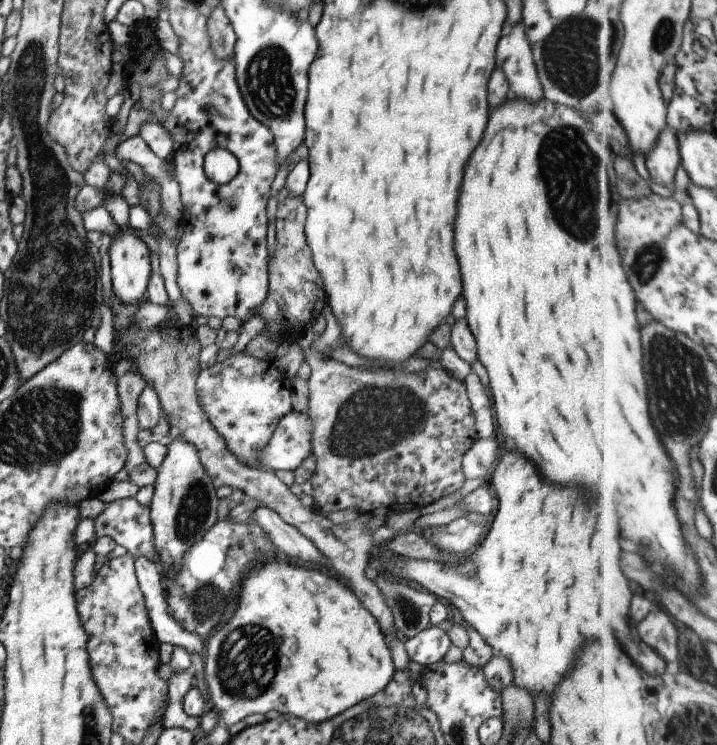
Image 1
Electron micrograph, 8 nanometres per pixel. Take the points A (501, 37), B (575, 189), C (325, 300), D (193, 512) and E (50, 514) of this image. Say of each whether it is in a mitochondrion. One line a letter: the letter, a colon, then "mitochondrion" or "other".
A: other
B: mitochondrion
C: other
D: mitochondrion
E: other

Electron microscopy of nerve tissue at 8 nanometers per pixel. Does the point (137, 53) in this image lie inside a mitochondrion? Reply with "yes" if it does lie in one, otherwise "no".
no

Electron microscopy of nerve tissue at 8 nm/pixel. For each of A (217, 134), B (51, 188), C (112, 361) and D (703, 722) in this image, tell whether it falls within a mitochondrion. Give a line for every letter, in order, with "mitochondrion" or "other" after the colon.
A: other
B: mitochondrion
C: other
D: mitochondrion

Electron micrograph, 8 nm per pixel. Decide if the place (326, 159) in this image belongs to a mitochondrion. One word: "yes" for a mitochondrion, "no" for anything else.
no

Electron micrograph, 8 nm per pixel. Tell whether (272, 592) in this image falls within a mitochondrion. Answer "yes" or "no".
no

